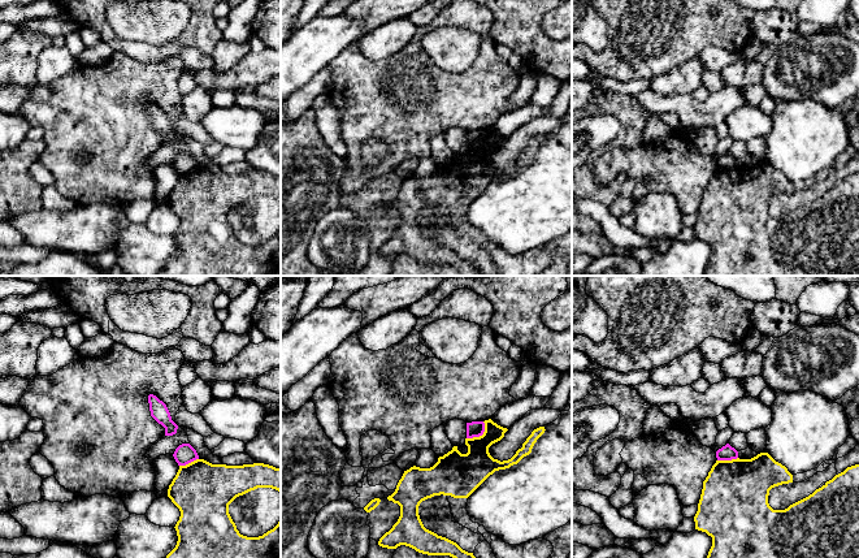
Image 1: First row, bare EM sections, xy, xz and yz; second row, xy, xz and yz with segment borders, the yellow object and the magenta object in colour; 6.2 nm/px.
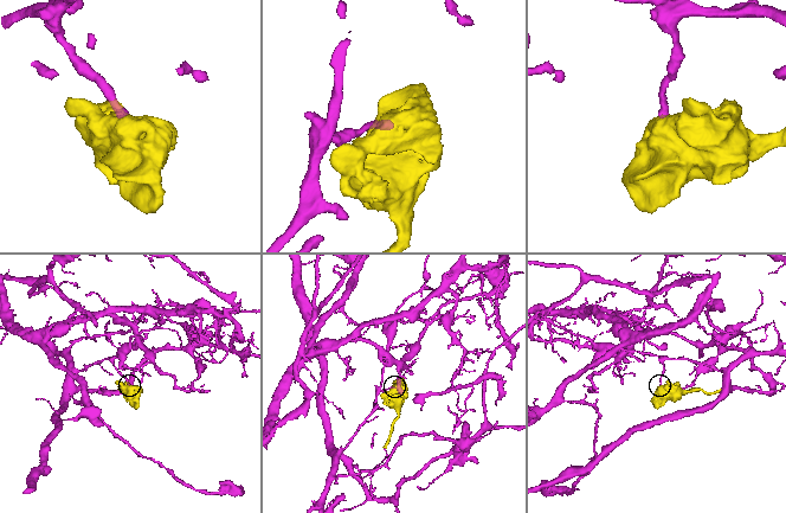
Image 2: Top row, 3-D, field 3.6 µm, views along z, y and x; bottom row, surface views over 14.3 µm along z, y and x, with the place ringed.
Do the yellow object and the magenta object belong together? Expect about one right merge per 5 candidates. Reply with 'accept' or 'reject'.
reject

